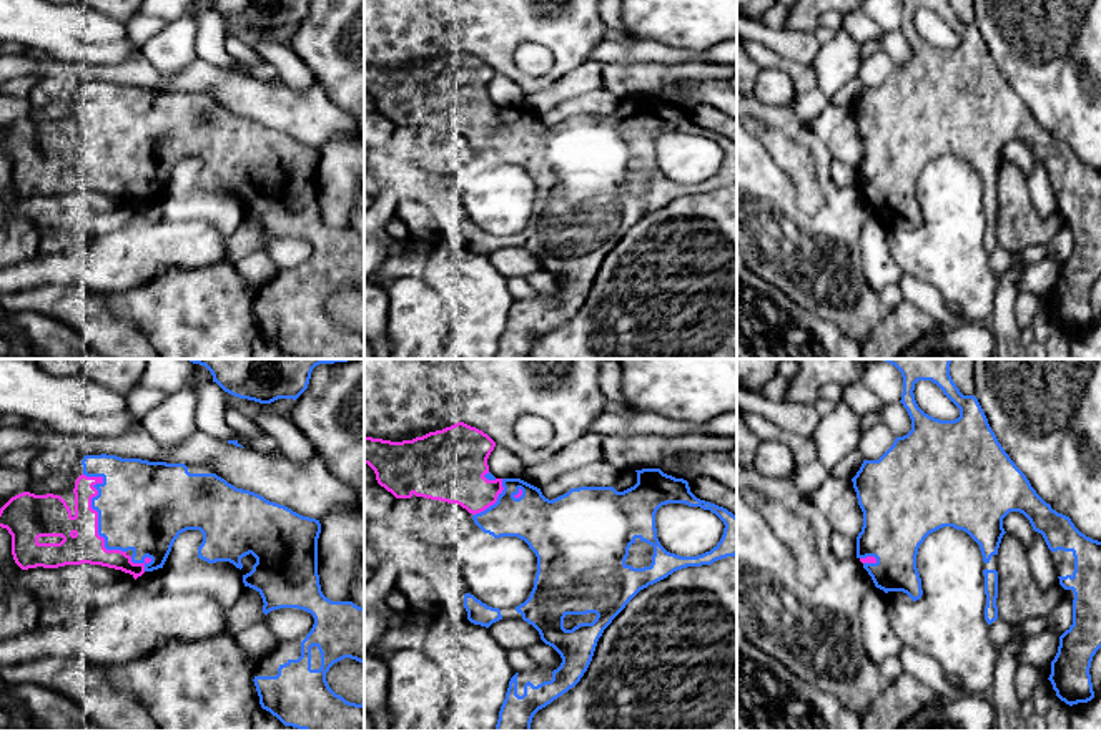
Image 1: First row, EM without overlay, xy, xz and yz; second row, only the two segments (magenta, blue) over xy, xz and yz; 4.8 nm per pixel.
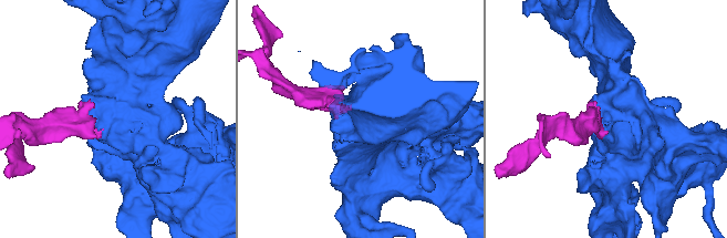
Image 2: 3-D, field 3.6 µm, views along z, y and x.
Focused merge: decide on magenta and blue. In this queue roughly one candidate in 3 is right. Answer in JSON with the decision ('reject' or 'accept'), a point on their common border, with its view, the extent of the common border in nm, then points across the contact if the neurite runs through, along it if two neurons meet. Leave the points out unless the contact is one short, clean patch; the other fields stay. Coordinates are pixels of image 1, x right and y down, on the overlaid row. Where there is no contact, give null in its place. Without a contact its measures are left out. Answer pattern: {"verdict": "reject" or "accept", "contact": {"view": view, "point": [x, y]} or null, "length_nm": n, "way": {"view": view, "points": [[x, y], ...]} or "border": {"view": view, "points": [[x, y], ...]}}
{"verdict": "accept", "contact": {"view": "xy", "point": [97, 512]}, "length_nm": 440}

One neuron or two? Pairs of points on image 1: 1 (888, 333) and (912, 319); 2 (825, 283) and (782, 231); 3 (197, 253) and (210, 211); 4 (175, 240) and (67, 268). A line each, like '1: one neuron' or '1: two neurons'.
1: one neuron
2: one neuron
3: two neurons
4: one neuron

